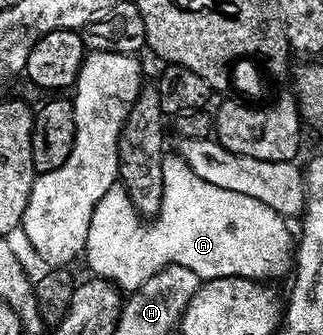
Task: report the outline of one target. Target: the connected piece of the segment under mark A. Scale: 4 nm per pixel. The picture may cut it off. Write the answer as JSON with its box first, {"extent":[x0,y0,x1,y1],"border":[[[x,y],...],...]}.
{"extent":[84,153,292,291],"border":[[[176,153],[167,154],[163,163],[164,191],[161,211],[148,224],[139,216],[125,189],[120,185],[110,188],[100,202],[94,205],[84,254],[84,262],[94,272],[91,274],[111,280],[126,291],[138,288],[168,265],[188,267],[202,281],[228,277],[270,279],[266,277],[278,277],[285,269],[287,272],[291,268],[292,237],[290,241],[287,218],[272,211],[272,207],[260,203],[260,199],[252,199],[252,195],[240,195],[240,191],[227,191],[205,182]]]}

